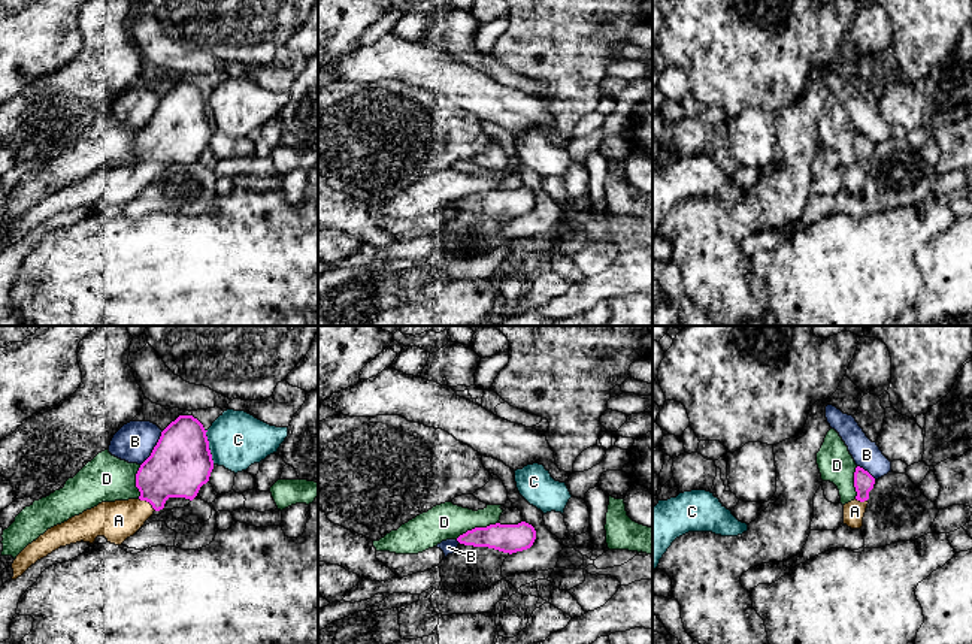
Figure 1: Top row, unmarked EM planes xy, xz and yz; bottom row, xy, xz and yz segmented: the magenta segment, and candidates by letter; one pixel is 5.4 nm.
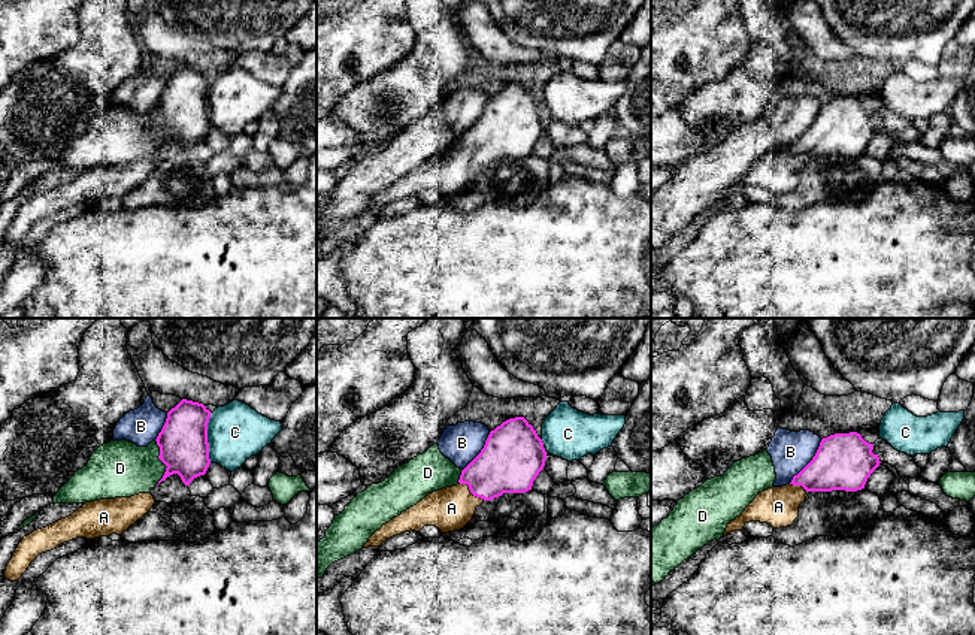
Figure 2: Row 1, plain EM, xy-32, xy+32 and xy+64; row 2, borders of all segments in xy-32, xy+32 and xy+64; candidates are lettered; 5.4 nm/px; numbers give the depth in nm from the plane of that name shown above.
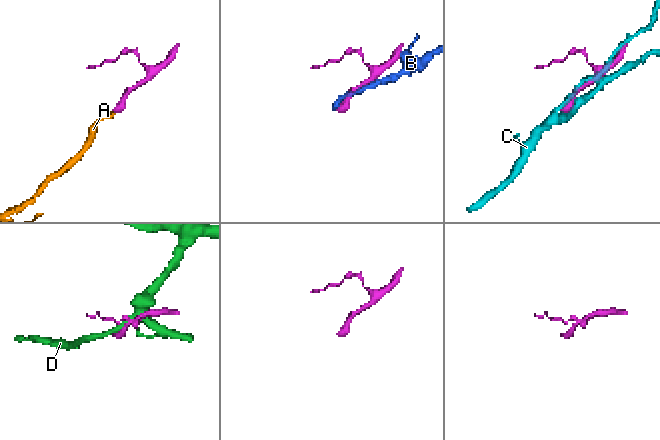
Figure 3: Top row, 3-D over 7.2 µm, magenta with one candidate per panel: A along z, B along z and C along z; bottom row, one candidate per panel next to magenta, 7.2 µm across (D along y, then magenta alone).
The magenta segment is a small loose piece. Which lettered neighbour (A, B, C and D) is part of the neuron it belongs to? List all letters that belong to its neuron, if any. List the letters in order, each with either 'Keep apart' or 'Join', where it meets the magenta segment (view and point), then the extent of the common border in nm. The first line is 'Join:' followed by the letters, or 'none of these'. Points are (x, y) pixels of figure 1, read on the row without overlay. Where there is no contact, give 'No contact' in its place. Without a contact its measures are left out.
Join: A
A: Join. Touches magenta at xy (148, 166). Shared border 120 nm
B: Keep apart. Touches magenta at xy (154, 114). Shared border 220 nm
C: Keep apart. Touches magenta at xy (208, 112). Shared border 190 nm
D: Keep apart. Touches magenta at xz (477, 193). Shared border 240 nm

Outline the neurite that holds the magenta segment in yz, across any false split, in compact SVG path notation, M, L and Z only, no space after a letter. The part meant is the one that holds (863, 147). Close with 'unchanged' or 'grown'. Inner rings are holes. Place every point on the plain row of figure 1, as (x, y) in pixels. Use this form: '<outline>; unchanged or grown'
M857 131L854 137L854 152L857 161L854 166L844 170L844 190L851 194L862 194L863 182L867 173L869 157L873 154L875 143Z; grown

